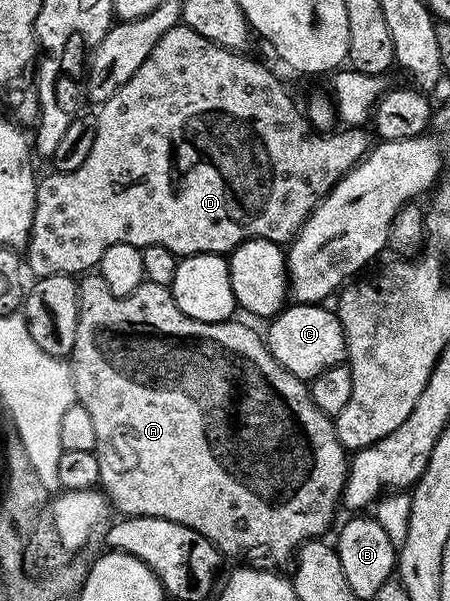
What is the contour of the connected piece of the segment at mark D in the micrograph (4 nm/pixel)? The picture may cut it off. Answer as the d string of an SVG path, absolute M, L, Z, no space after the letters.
M183 24L170 28L146 60L142 60L142 68L114 92L106 101L99 103L95 111L96 127L98 133L94 135L94 145L90 156L82 168L78 168L69 174L58 174L48 172L48 175L39 179L36 187L36 203L34 204L34 220L32 231L28 237L26 247L26 266L33 279L54 276L55 274L70 274L73 276L83 275L93 268L99 267L102 260L102 252L110 248L110 244L134 244L138 247L161 246L170 248L178 256L190 254L222 254L229 255L237 250L246 240L255 238L268 238L271 242L281 244L291 243L305 220L312 215L312 210L319 204L321 198L325 198L334 187L341 176L347 174L364 159L370 149L368 142L369 131L364 128L340 128L335 132L321 132L315 130L308 123L305 111L296 107L294 99L288 95L288 90L263 66L255 62L244 52L227 50L225 46L214 44L206 40L206 36L198 36L196 30Z

